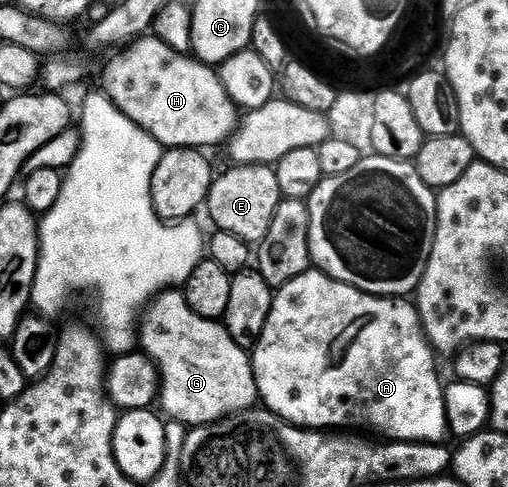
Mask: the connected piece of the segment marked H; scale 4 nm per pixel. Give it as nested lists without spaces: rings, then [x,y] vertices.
[[[154,35],[134,41],[107,67],[105,92],[123,114],[137,123],[158,145],[167,149],[206,150],[206,145],[222,146],[235,131],[237,106],[229,99],[218,72],[212,66],[204,65],[194,56],[173,51]]]

